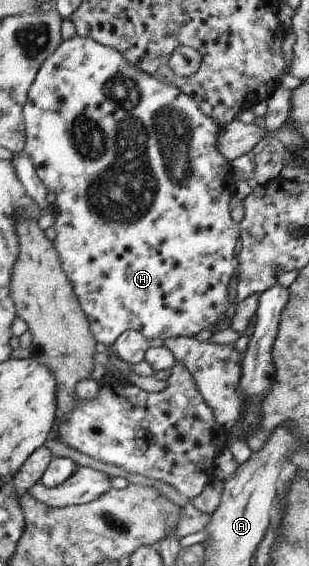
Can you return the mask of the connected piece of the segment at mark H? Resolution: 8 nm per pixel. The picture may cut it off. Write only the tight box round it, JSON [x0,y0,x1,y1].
[22,35,238,346]

